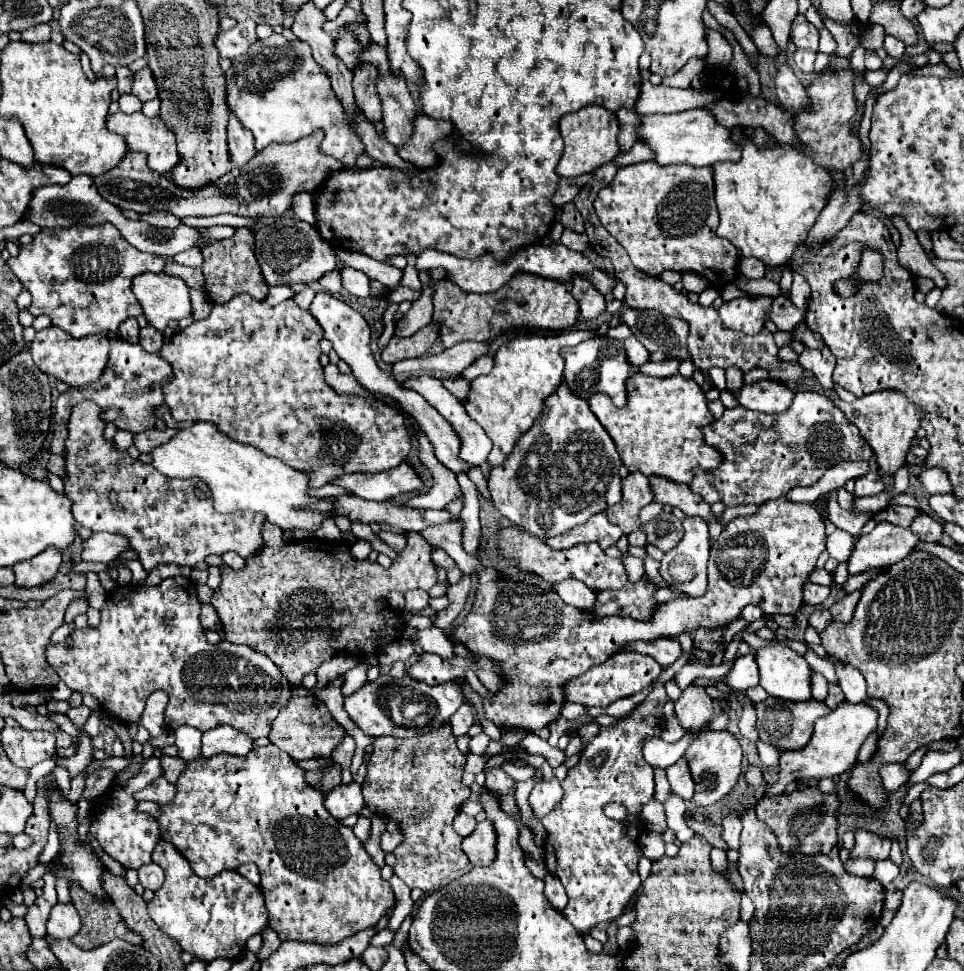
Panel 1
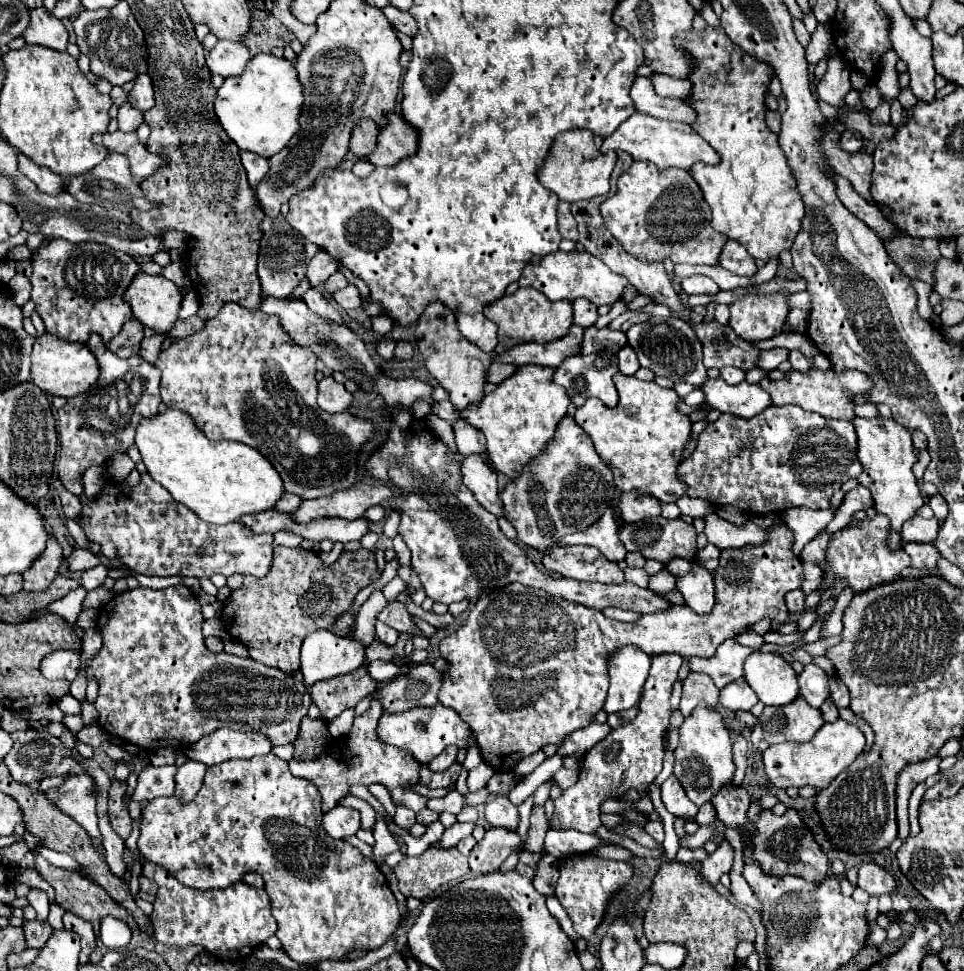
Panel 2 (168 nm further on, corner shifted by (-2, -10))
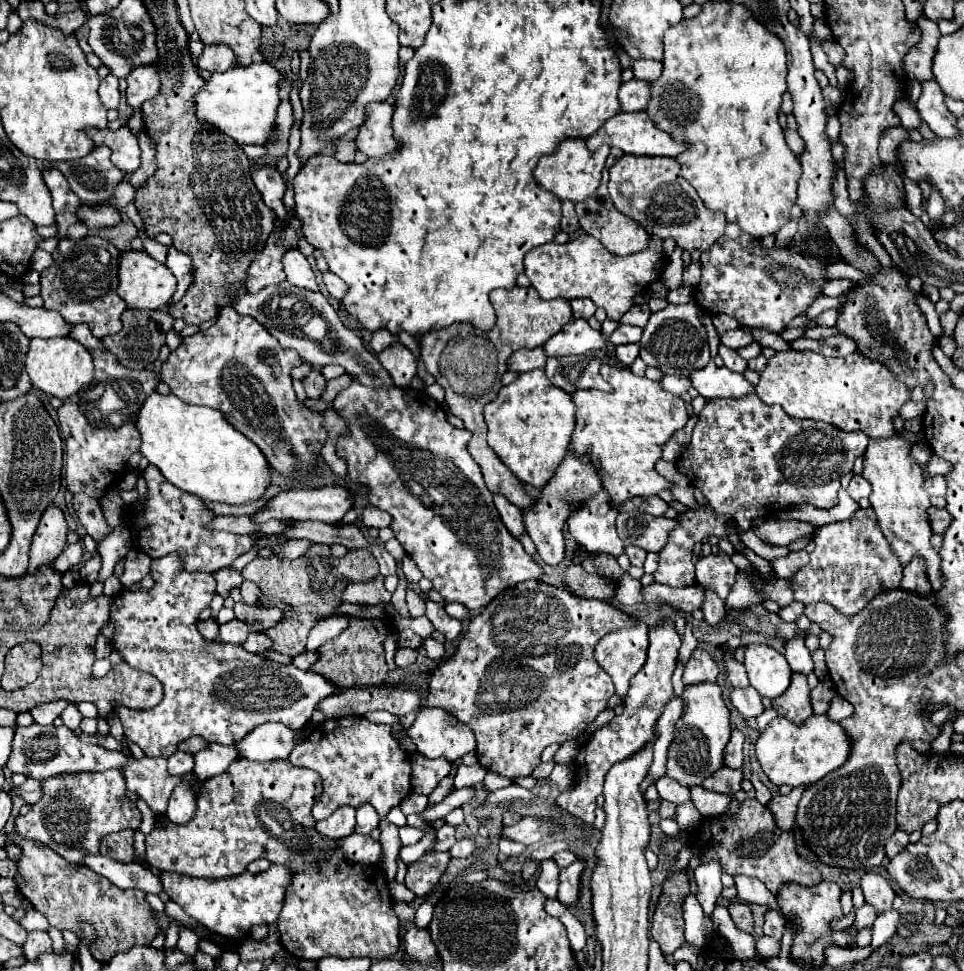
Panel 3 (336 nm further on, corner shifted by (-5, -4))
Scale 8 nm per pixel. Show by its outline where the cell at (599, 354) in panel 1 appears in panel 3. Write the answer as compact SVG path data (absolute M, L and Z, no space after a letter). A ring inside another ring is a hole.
M607 345L607 351L599 353L585 353L585 355L569 355L561 359L547 359L545 373L547 379L561 387L567 393L575 393L579 389L599 389L599 391L611 391L611 385L601 377L599 369L603 365L603 357L611 357L615 361L615 345Z

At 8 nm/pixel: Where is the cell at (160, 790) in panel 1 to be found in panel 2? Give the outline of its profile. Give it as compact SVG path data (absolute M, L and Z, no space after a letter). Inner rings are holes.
M164 765L164 767L148 767L148 771L142 771L138 775L134 799L144 801L156 797L172 797L176 769L178 769L176 765Z

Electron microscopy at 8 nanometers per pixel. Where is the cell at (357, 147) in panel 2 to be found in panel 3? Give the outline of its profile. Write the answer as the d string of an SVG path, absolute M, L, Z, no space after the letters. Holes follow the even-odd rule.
M351 129L347 135L343 135L337 141L337 155L335 155L335 159L339 159L339 161L353 161L355 153L357 153L357 145L355 145L357 133L359 133L359 129Z

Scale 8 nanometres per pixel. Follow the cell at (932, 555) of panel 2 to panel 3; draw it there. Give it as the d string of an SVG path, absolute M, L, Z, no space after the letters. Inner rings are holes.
M921 557L911 559L911 563L905 567L901 587L909 589L909 591L917 591L921 595L931 593L931 585L927 581L927 571L925 571L925 561Z

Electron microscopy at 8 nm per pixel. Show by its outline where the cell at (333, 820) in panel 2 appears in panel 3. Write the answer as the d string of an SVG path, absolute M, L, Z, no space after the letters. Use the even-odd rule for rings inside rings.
M349 805L339 807L331 817L317 821L317 831L329 839L343 839L351 833L355 833L355 809Z

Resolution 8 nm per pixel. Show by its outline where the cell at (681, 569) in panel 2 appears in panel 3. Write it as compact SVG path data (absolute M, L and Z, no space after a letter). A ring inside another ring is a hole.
M751 393L751 395L743 397L743 399L735 399L735 401L733 401L733 399L709 399L707 405L703 407L701 415L699 415L699 423L697 423L695 429L693 429L693 441L691 441L691 445L685 449L685 453L681 455L681 457L683 457L683 473L691 479L693 487L699 489L699 491L703 493L707 505L701 505L697 511L689 511L689 513L679 515L681 527L675 529L675 531L671 533L669 543L667 543L665 549L659 553L659 569L657 569L655 575L653 575L655 581L657 581L657 583L663 583L663 585L671 585L671 587L695 585L695 565L693 565L693 561L691 561L691 557L693 557L693 545L695 545L697 541L703 541L703 539L711 537L711 535L725 537L725 531L727 531L727 529L725 529L725 523L731 521L731 519L733 519L741 529L749 529L749 527L751 527L751 521L753 521L755 517L763 517L765 511L773 511L773 509L777 511L777 509L785 509L785 507L791 507L791 505L803 505L803 503L811 503L811 505L823 507L823 509L835 507L835 505L837 505L837 491L839 491L839 487L841 487L841 485L839 485L839 479L841 479L845 473L849 473L849 471L853 469L855 459L861 457L861 455L865 453L867 441L869 441L869 437L867 437L865 433L859 433L859 431L855 431L855 433L843 433L843 429L839 431L839 429L835 429L835 425L827 425L827 423L823 423L823 421L807 421L807 419L793 419L793 417L787 417L787 413L783 413L783 407L781 407L781 405L765 405L755 393Z

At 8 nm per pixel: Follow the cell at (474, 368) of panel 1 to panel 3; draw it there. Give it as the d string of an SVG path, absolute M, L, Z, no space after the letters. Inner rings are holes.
M541 347L535 349L521 349L515 351L509 359L507 359L507 369L515 371L515 373L525 373L525 371L533 371L533 369L543 369L545 365L545 355Z

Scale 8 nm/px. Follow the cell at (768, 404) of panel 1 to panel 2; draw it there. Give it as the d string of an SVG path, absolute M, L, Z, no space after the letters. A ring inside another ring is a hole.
M722 377L708 379L702 385L704 401L720 413L732 413L736 417L752 417L758 415L764 407L770 407L768 393L760 385L752 385L742 381L738 385L728 385Z

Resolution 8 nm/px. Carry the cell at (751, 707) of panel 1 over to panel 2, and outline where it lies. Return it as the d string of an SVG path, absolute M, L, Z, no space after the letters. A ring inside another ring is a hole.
M740 735L732 745L732 755L734 755L734 765L736 765L736 773L734 773L734 783L736 785L742 785L742 779L744 779L746 751L748 751L748 741L746 741L744 735Z

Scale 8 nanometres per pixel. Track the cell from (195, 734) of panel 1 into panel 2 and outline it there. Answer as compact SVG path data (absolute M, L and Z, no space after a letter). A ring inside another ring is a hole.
M188 761L182 767L178 767L174 797L182 805L190 803L198 795L202 781L204 781L204 773L206 773L206 767L204 767L204 763L198 763L198 761Z

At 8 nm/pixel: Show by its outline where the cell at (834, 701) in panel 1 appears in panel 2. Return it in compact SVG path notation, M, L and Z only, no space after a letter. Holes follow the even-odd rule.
M826 699L826 701L822 703L820 711L822 711L822 715L824 715L824 721L826 721L826 723L832 723L832 721L836 721L836 719L838 719L838 707L832 703L832 699Z

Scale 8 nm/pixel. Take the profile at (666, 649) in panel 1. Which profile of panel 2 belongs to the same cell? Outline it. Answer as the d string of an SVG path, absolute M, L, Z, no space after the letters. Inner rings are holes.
M728 639L728 643L722 643L712 659L690 659L692 671L700 671L712 677L718 689L726 687L732 681L738 681L744 677L744 659L759 651L752 647L742 647L734 639Z

